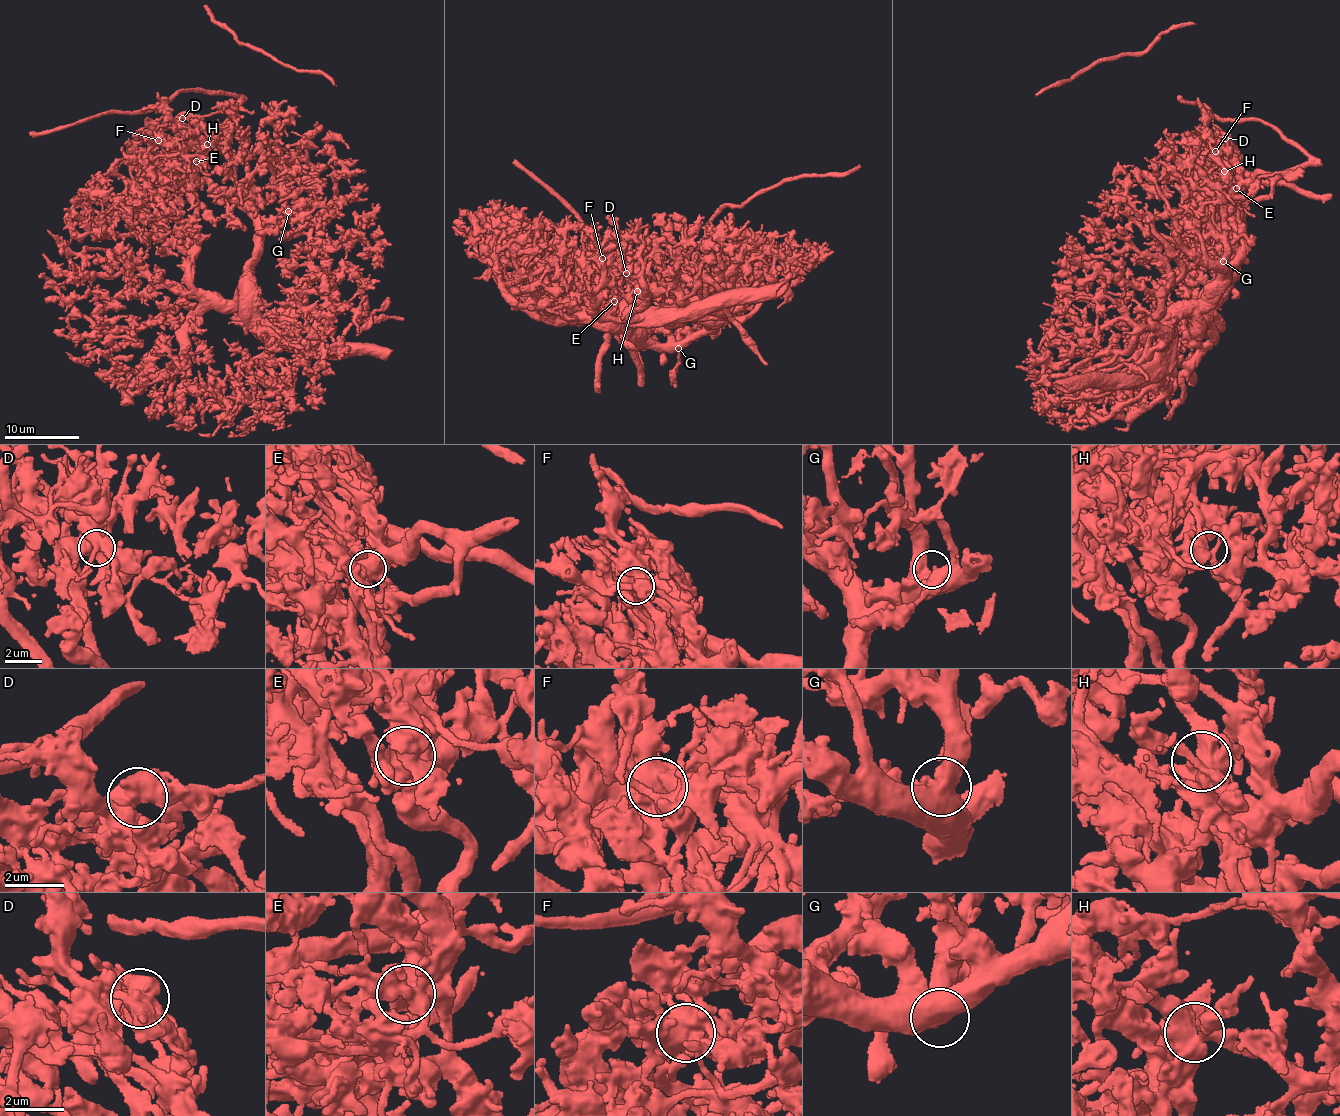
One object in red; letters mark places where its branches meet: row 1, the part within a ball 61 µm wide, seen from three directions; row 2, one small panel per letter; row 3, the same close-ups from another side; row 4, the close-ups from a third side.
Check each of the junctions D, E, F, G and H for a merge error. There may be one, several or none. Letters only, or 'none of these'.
D, E, F

